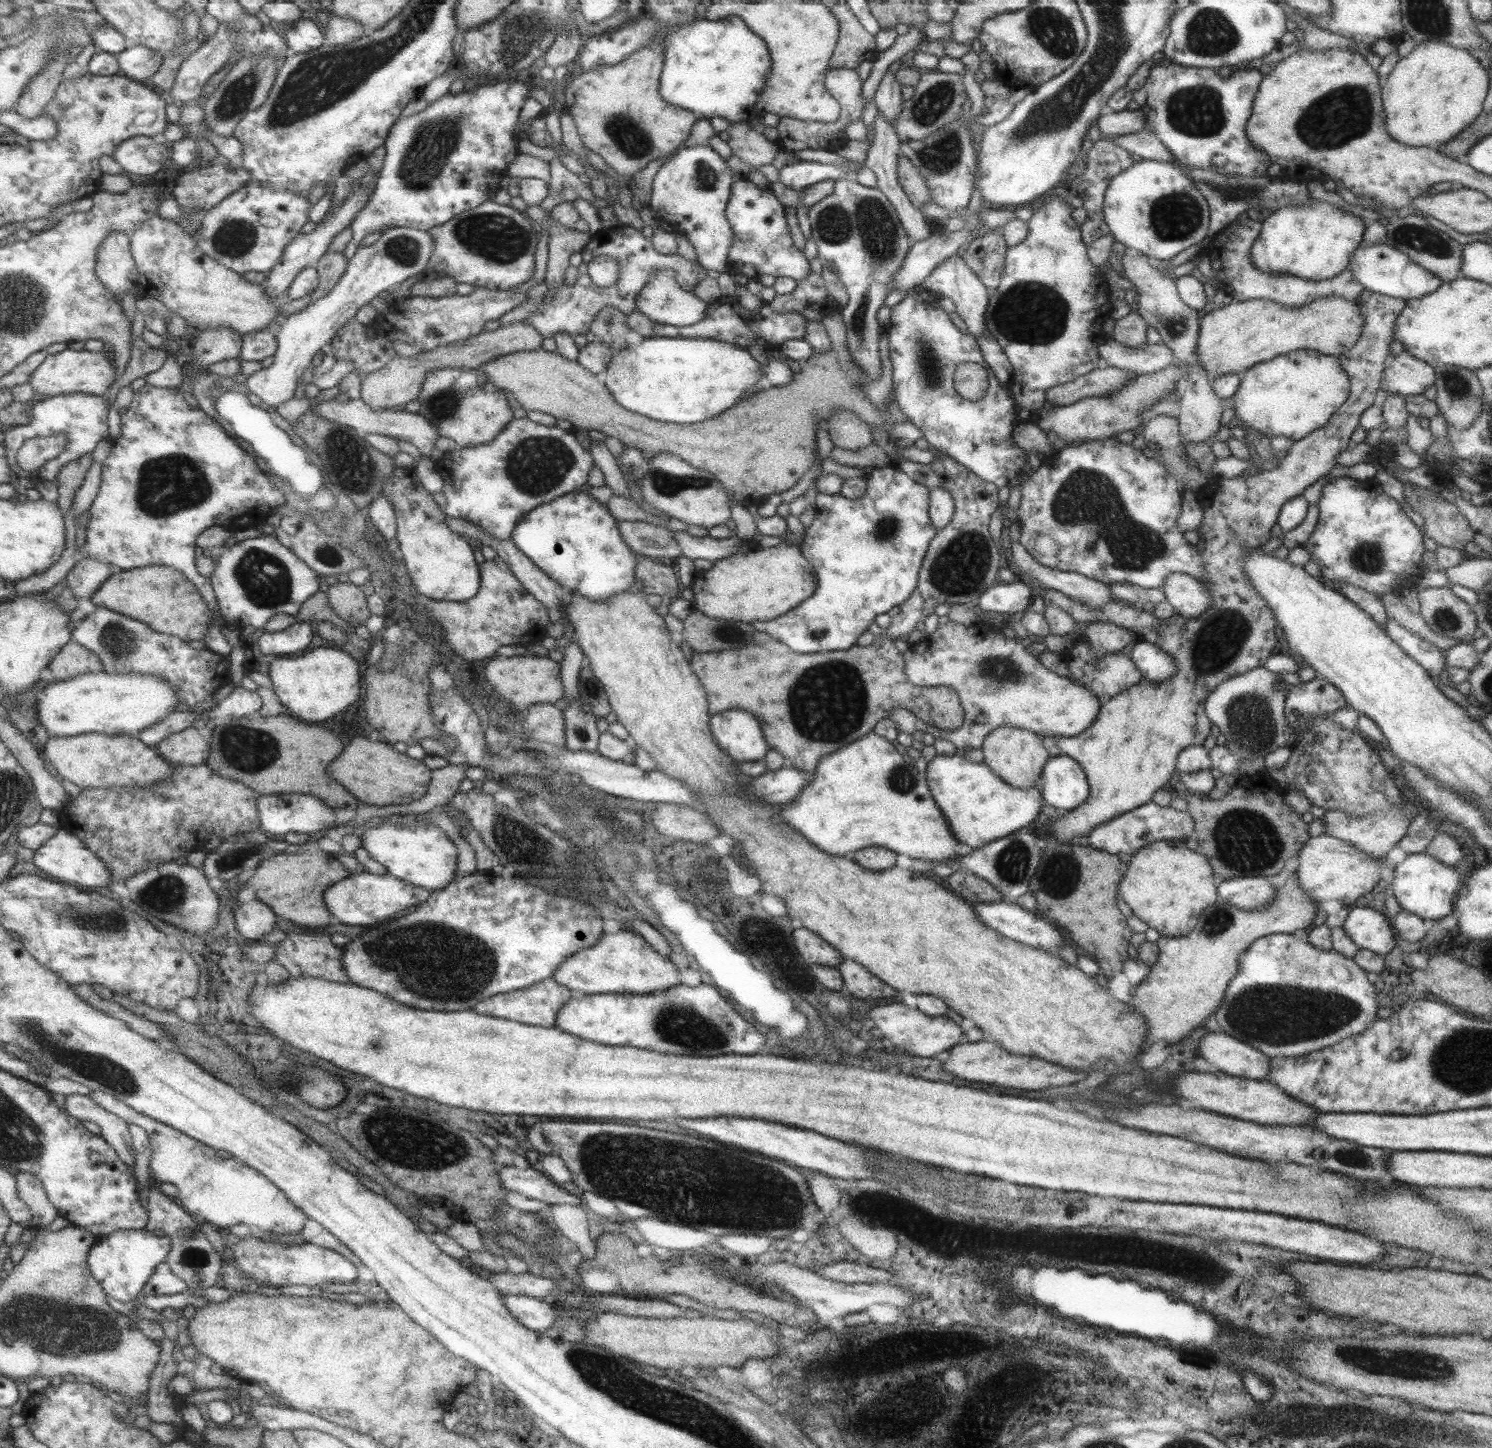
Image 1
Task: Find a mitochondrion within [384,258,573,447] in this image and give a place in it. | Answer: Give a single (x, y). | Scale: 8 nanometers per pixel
(443, 404)

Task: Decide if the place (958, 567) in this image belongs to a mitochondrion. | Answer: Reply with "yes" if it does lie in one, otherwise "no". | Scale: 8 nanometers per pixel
yes

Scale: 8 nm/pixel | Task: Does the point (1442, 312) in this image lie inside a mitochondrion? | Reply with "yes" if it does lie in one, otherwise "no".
no

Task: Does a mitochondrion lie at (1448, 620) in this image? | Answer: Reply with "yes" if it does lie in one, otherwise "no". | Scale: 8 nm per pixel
yes

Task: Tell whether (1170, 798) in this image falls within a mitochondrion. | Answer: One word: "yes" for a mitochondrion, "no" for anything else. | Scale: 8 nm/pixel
no

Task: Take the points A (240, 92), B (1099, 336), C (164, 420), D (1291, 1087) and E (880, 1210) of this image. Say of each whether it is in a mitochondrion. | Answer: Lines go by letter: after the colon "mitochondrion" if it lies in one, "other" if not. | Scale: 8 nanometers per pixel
A: mitochondrion
B: other
C: other
D: other
E: other

